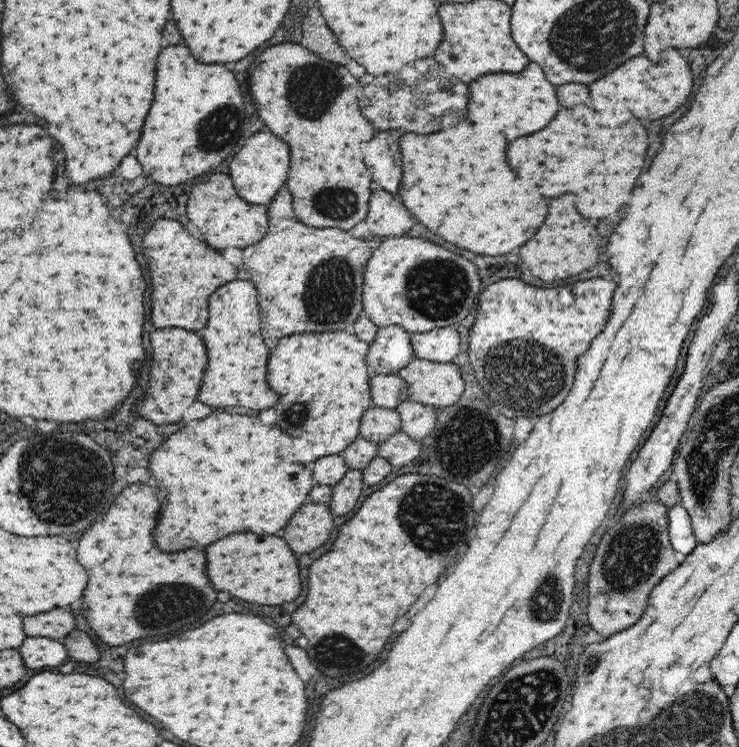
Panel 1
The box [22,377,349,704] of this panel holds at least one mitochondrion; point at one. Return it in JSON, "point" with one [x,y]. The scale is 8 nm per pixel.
{"point":[165,606]}

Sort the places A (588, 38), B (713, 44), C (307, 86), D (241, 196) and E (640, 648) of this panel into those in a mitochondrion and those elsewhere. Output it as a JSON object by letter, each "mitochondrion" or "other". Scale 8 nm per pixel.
{"A":"mitochondrion","B":"other","C":"mitochondrion","D":"other","E":"other"}

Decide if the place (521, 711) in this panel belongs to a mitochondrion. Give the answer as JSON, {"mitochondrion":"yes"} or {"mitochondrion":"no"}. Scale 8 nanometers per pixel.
{"mitochondrion":"yes"}

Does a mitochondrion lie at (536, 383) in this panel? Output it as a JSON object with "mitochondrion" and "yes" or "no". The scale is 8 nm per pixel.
{"mitochondrion":"yes"}

